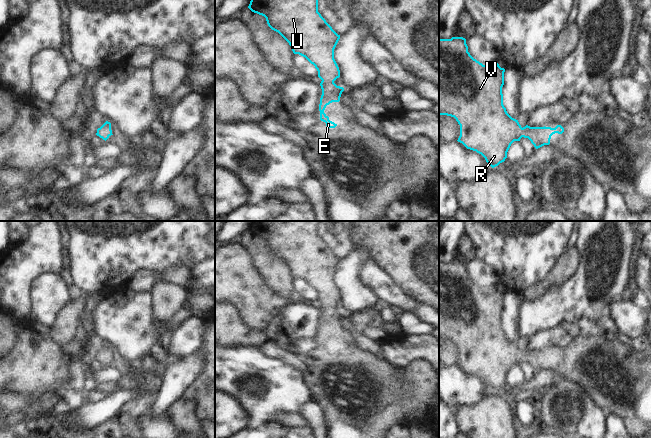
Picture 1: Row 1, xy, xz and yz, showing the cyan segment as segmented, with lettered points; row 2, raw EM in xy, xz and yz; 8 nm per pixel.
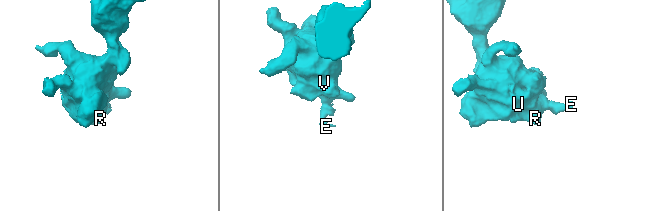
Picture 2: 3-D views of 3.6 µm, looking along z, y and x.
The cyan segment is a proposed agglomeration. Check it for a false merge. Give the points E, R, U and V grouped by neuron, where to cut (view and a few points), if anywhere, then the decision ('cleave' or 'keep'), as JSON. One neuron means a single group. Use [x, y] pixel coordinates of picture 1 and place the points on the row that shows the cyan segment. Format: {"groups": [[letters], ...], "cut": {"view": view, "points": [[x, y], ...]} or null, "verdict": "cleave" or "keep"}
{"groups": [["E", "R", "U", "V"]], "cut": null, "verdict": "keep"}

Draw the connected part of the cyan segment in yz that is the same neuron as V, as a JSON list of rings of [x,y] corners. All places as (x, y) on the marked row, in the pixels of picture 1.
[[[465,38],[439,39],[439,116],[454,117],[460,125],[457,141],[481,154],[492,168],[505,161],[514,141],[528,138],[538,149],[549,145],[553,134],[564,132],[561,125],[555,128],[526,125],[522,128],[503,105],[504,72],[497,62],[483,65],[474,59],[468,52]]]

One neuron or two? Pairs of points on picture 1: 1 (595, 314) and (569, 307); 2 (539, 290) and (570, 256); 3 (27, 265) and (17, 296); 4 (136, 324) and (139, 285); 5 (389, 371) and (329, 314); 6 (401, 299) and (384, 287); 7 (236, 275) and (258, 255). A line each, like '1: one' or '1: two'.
1: one
2: one
3: one
4: two
5: one
6: one
7: two

